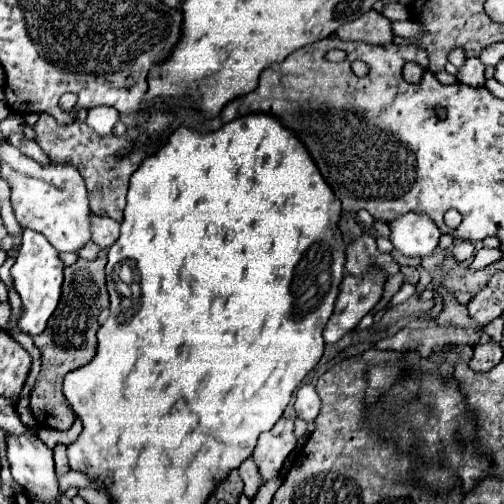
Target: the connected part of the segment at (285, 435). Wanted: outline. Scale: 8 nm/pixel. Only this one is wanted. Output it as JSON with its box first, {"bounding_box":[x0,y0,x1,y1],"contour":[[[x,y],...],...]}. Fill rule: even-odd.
{"bounding_box":[252,416,296,482],"contour":[[[282,416],[272,430],[260,434],[258,444],[252,452],[252,460],[260,468],[262,482],[270,482],[276,478],[284,466],[284,460],[296,446],[296,436],[294,436],[294,420],[288,416]]]}

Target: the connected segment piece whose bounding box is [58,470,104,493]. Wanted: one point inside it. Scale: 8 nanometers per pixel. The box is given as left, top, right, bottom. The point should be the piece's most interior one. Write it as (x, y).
(73, 478)

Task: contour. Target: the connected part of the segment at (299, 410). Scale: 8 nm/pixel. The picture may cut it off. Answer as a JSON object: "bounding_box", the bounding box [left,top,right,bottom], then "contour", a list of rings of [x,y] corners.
{"bounding_box":[296,384,320,436],"contour":[[[304,384],[296,390],[296,416],[308,422],[306,436],[314,430],[314,420],[320,412],[320,396],[316,394],[316,388],[312,384]]]}

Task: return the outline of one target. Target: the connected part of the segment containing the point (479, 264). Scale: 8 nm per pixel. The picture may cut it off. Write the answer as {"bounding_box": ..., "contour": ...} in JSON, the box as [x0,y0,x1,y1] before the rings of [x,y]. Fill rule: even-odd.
{"bounding_box":[470,248,503,270],"contour":[[[482,248],[474,256],[473,262],[470,268],[473,270],[483,269],[487,265],[490,265],[503,257],[502,252],[499,248]]]}

